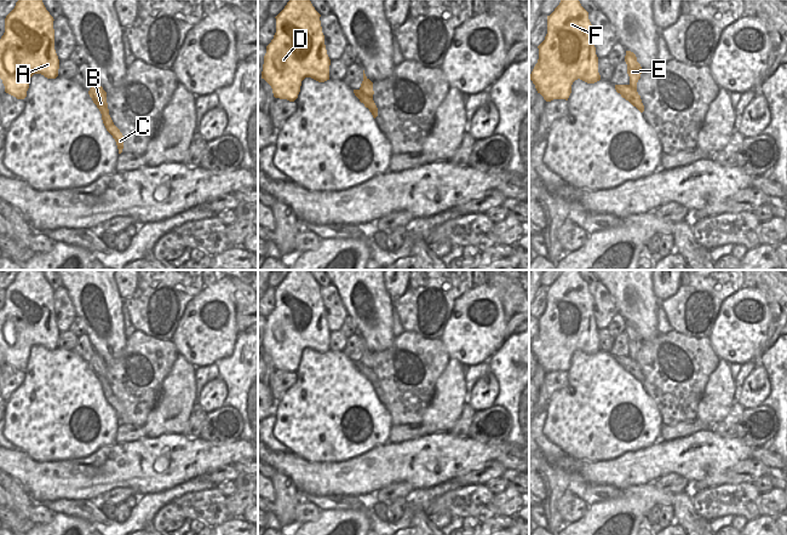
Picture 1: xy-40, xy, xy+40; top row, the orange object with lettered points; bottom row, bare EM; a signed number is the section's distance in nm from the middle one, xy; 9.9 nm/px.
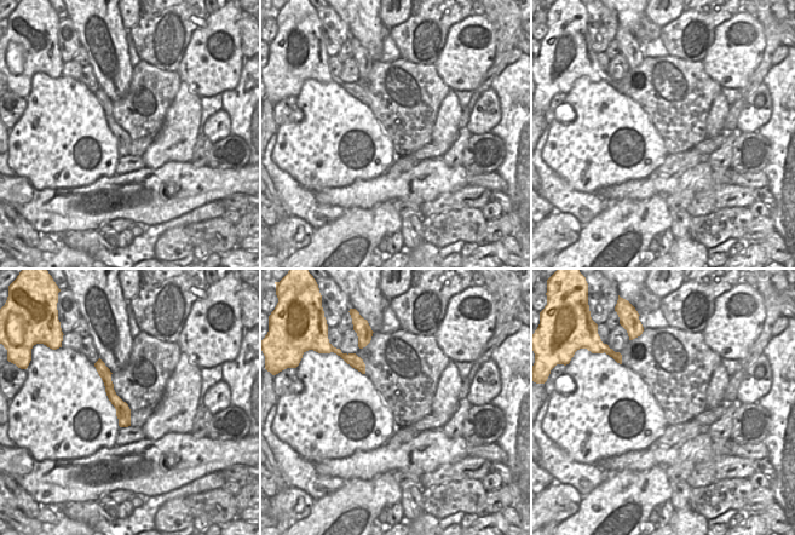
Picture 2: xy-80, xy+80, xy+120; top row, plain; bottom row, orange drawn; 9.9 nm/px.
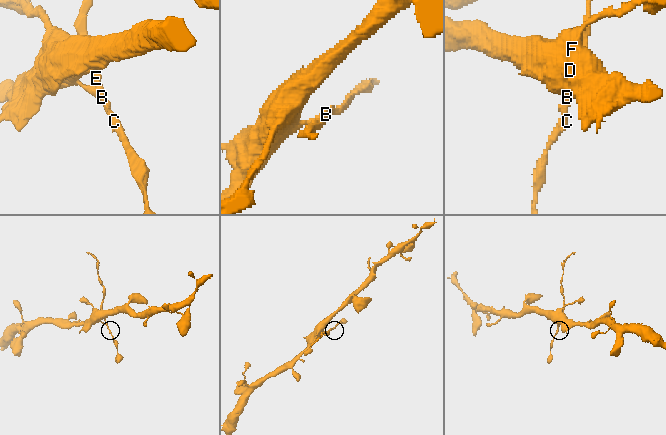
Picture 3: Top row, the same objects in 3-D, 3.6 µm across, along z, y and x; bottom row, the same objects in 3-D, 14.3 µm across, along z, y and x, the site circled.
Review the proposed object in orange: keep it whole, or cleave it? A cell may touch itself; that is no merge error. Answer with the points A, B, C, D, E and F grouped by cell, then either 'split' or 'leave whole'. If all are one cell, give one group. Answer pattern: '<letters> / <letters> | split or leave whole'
A B C D F / E | split

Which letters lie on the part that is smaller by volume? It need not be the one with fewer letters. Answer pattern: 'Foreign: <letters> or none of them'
Foreign: E

